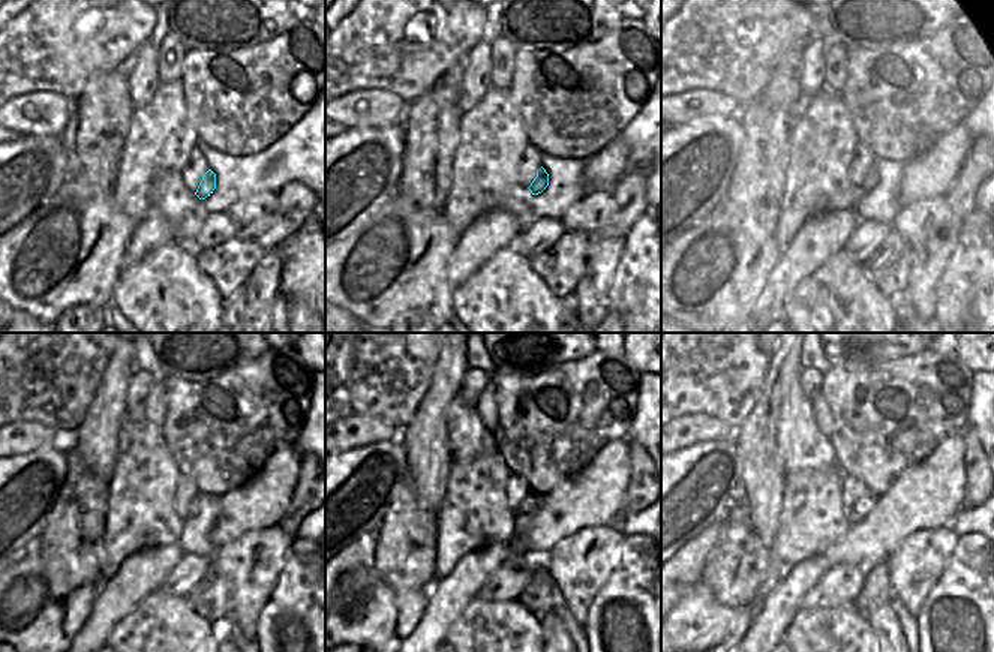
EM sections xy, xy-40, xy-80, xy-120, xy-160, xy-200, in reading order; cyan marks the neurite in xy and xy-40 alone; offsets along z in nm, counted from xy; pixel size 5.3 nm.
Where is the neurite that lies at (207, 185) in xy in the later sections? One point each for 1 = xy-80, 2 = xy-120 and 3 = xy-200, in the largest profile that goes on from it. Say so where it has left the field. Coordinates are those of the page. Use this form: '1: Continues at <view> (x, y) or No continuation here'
1: Continues at xy-80 (871, 179)
2: Continues at xy-120 (195, 505)
3: Continues at xy-200 (864, 505).

